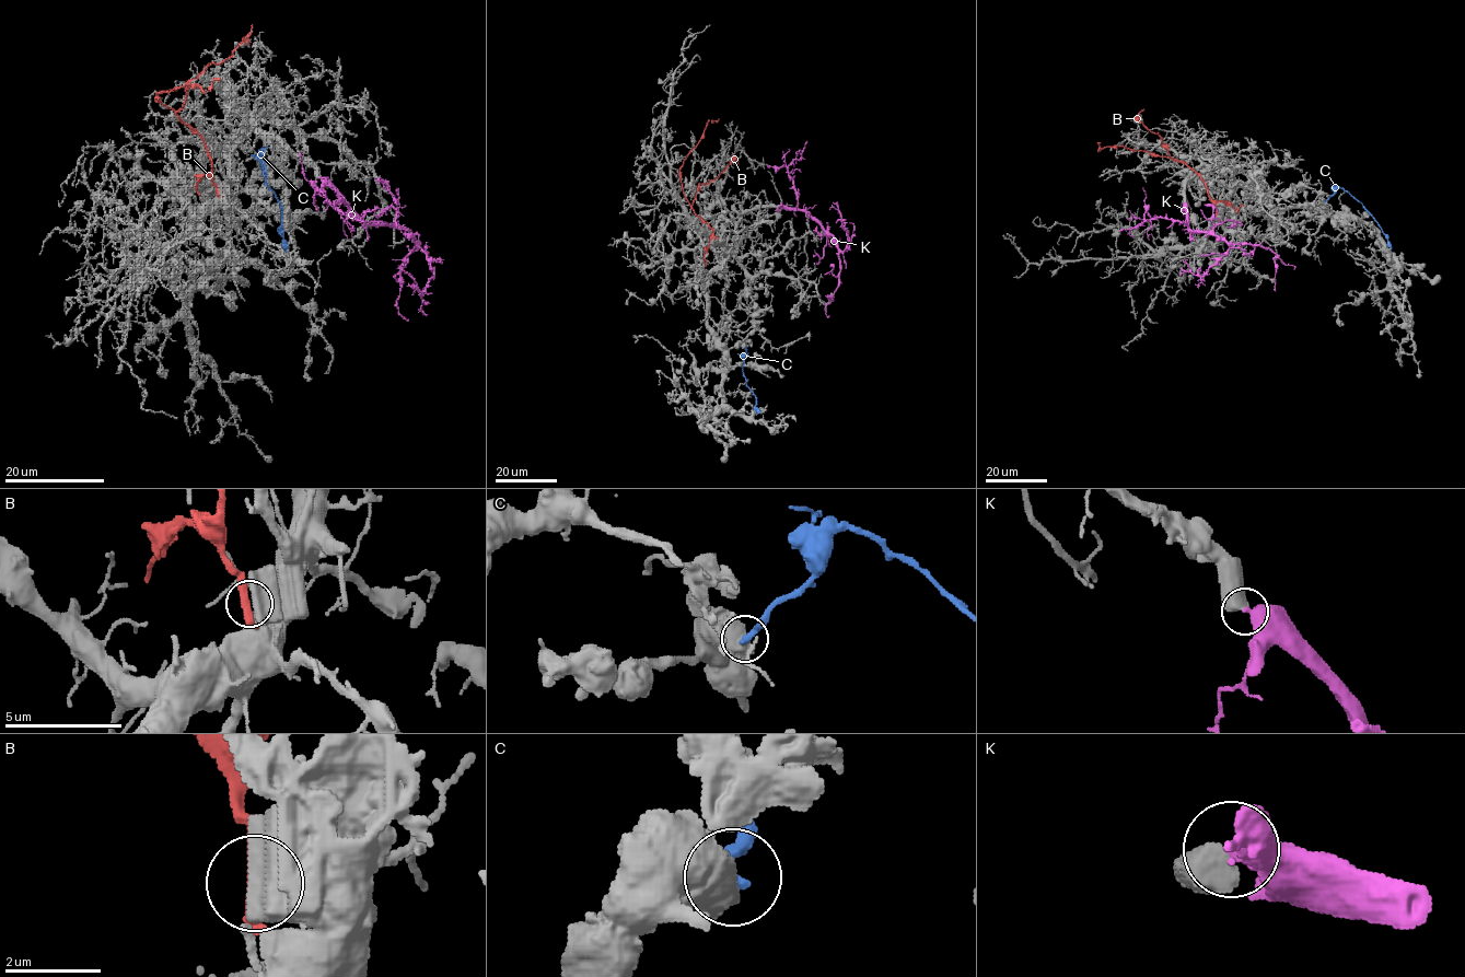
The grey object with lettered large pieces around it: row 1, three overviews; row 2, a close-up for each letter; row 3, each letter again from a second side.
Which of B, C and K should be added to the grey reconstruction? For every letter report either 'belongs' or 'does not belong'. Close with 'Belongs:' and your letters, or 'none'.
B: does not belong
C: does not belong
K: belongs
Belongs: K

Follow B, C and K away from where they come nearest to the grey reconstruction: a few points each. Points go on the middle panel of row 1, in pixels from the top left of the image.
B: (718, 237), (684, 196), (679, 167), (709, 120), (719, 118)
C: (745, 347), (743, 375), (756, 396), (758, 413)
K: (779, 206), (804, 210), (833, 237), (838, 251), (839, 283), (832, 298), (827, 295), (834, 298)

